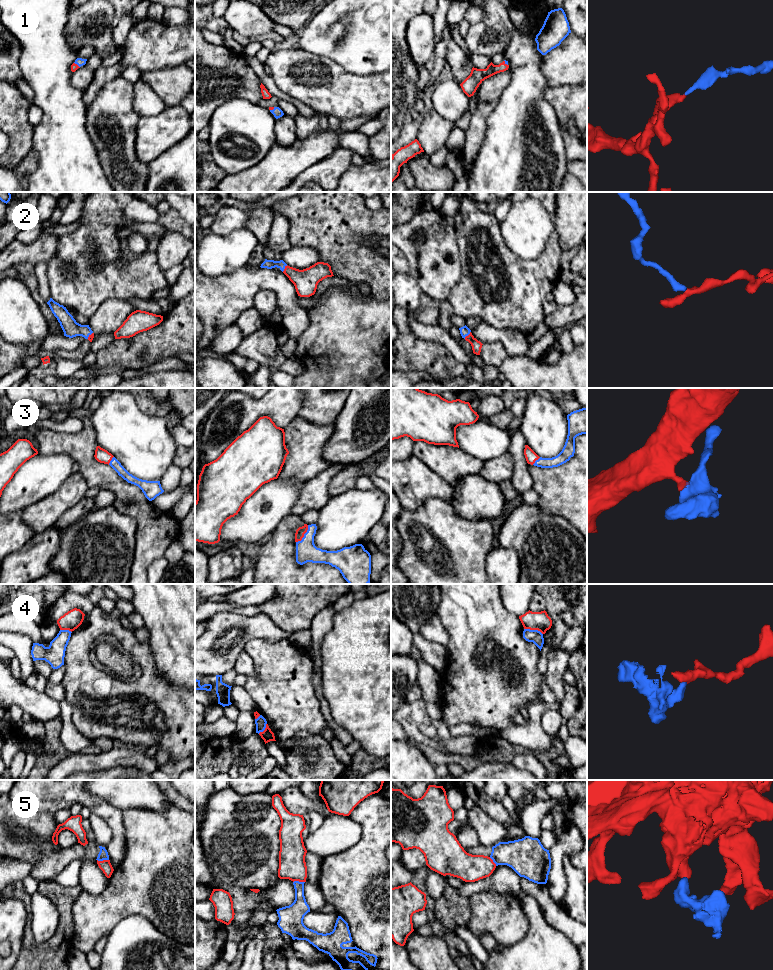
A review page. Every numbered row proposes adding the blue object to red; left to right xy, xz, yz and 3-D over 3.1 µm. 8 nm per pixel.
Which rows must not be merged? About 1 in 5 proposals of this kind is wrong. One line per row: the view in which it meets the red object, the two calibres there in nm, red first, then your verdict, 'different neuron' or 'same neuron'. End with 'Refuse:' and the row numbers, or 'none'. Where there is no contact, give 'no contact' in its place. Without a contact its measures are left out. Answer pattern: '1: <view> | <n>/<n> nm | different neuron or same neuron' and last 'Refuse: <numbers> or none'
1: xy | 60/70 nm | same neuron
2: yz | 80/80 nm | same neuron
3: xz | 70/170 nm | same neuron
4: yz | 150/110 nm | different neuron
5: xy | 90/80 nm | different neuron
Refuse: 4, 5

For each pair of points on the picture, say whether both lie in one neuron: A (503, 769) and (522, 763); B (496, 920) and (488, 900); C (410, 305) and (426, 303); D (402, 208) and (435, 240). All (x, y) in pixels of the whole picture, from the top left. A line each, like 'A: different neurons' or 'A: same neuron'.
A: different neurons
B: same neuron
C: different neurons
D: different neurons

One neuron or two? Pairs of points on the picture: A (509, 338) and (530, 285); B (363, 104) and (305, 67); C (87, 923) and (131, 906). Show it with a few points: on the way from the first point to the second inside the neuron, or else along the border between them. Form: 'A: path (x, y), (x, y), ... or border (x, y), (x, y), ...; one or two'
A: border (489, 324), (528, 334); two
B: path (349, 96), (331, 91), (319, 81); one
C: path (98, 914), (111, 906), (120, 906); one

